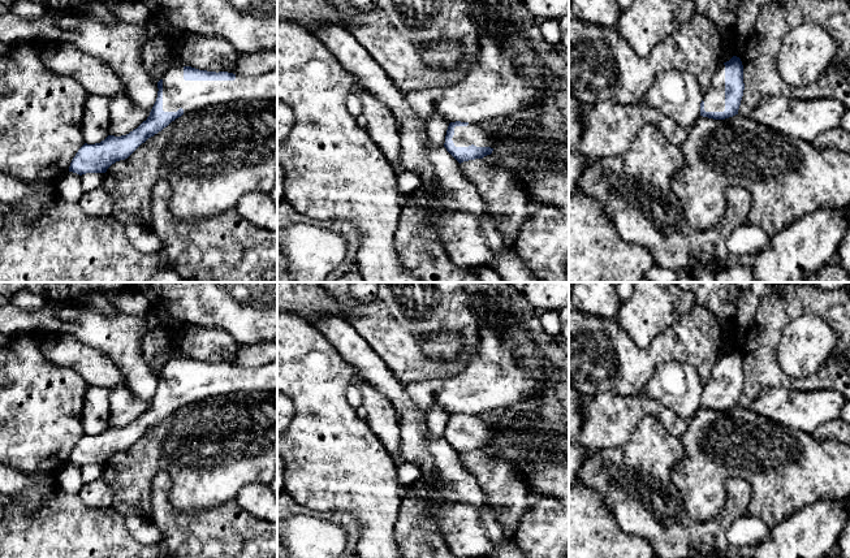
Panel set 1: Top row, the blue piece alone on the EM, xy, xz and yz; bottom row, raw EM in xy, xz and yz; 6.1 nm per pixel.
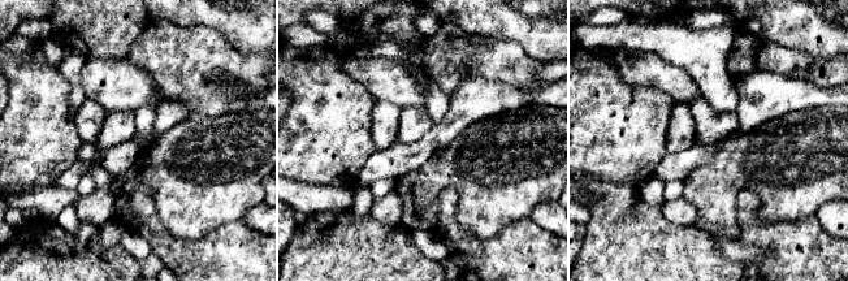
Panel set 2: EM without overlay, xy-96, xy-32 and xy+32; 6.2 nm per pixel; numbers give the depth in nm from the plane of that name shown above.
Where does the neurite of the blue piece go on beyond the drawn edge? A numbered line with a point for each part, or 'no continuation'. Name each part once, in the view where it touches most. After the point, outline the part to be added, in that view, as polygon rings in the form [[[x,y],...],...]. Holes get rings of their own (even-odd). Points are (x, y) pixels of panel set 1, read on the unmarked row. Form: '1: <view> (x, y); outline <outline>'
1: yz (713, 390); outline [[[725,356],[715,364],[709,380],[703,385],[706,403],[725,402]]]

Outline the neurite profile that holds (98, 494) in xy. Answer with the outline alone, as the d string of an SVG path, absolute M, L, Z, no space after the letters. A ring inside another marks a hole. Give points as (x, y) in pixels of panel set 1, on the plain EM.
M103 477L96 479L90 484L83 484L78 496L90 509L111 509L115 498L112 488Z

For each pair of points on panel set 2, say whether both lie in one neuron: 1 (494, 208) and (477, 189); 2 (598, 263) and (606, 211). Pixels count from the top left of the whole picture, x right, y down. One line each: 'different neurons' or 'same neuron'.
1: same neuron
2: same neuron

